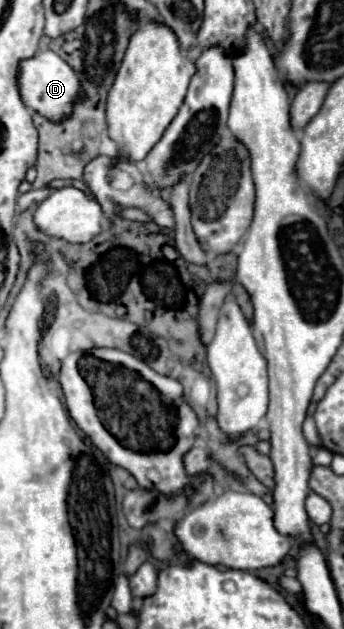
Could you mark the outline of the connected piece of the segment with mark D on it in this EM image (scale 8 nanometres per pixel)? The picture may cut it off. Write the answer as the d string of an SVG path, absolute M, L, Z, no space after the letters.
M44 50L34 54L32 58L24 58L20 62L20 70L18 70L18 90L22 96L22 102L40 112L42 116L50 118L50 120L62 120L64 116L70 114L72 104L82 96L82 88L78 82L78 76L74 74L74 70L52 50Z

